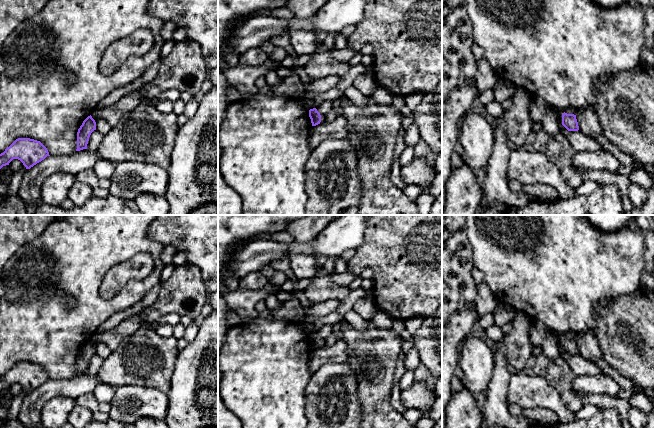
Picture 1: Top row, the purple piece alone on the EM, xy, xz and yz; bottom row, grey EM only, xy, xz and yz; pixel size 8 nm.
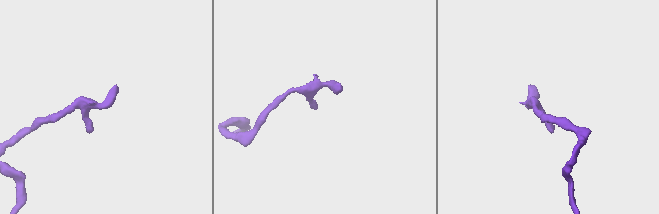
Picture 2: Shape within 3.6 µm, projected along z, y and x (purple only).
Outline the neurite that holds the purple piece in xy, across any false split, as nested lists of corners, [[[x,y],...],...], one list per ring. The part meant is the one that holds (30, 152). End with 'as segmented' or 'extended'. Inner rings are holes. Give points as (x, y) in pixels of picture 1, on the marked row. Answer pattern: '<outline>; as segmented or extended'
[[[18,138],[0,154],[0,169],[9,165],[13,159],[20,160],[26,169],[30,169],[49,155],[47,148],[30,138]]]; as segmented

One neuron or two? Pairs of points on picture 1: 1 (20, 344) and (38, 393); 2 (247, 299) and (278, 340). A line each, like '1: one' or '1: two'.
1: two
2: two

